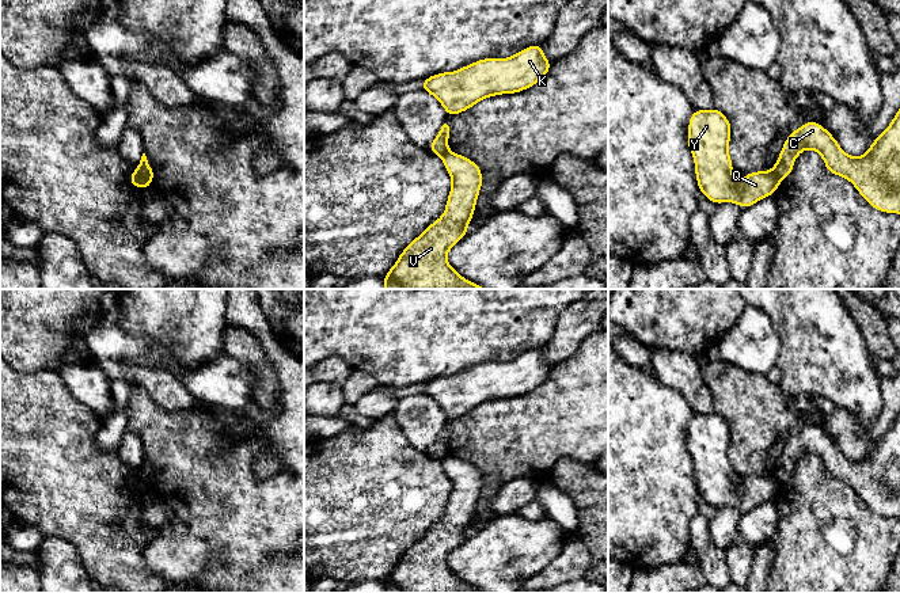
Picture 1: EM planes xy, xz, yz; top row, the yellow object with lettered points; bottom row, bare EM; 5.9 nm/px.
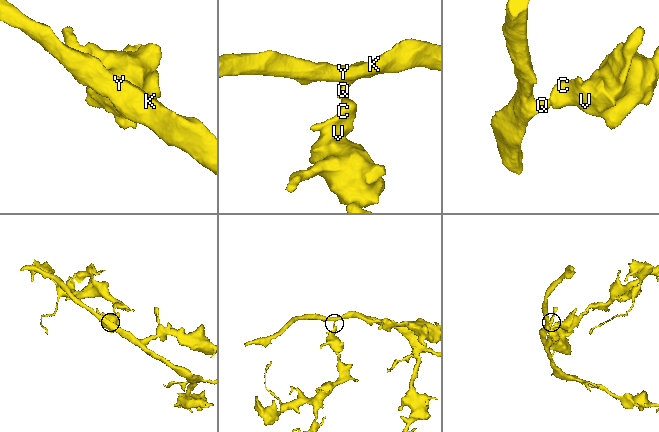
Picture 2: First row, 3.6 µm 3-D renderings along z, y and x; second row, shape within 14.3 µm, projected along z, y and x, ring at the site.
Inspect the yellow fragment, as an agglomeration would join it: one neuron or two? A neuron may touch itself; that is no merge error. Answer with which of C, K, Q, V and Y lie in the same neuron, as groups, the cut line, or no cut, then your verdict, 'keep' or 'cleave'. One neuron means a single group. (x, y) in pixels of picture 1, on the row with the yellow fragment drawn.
groups C V / K Q Y; cut xy (136, 170), (148, 186); cleave

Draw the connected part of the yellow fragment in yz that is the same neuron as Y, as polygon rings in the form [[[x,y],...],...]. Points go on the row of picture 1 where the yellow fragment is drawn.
[[[694,110],[688,122],[687,145],[695,163],[699,191],[715,205],[733,202],[747,209],[775,194],[781,180],[774,170],[755,171],[743,180],[733,179],[728,152],[732,125],[722,111]]]

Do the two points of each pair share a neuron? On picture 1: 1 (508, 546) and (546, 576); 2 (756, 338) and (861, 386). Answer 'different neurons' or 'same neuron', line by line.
1: different neurons
2: different neurons

